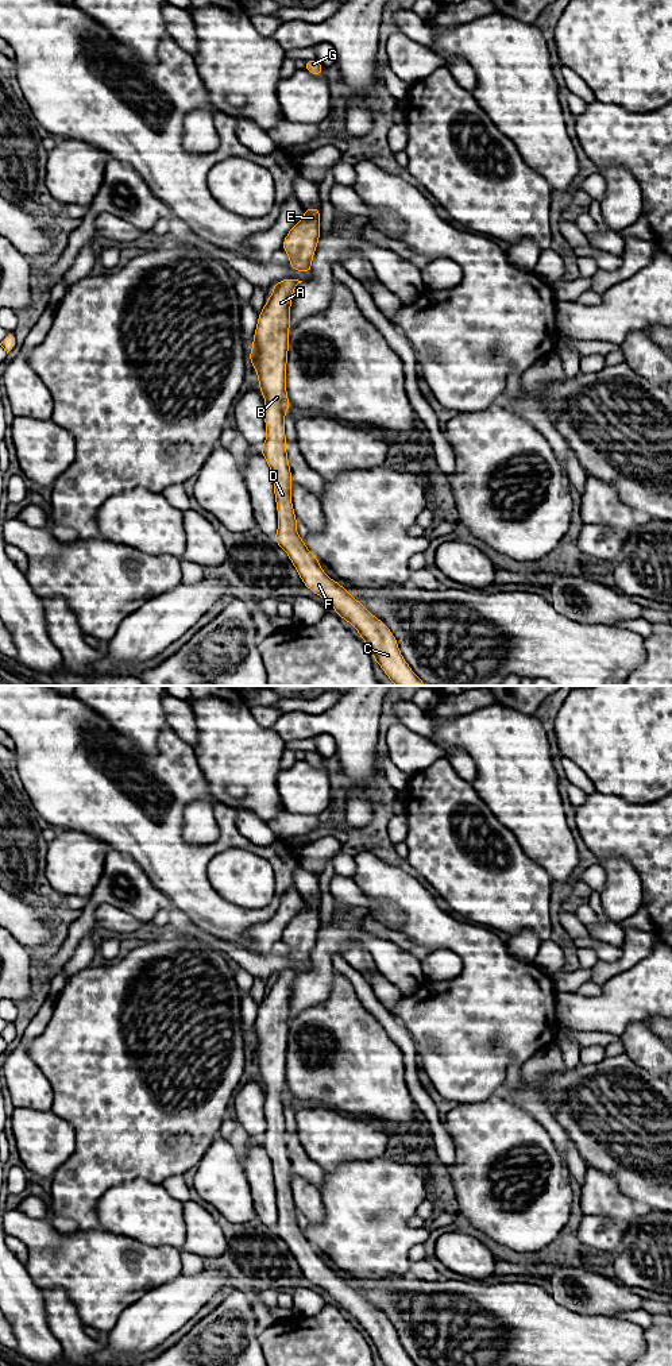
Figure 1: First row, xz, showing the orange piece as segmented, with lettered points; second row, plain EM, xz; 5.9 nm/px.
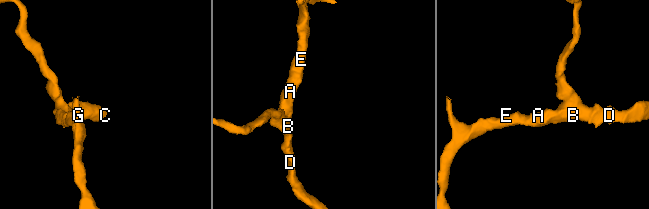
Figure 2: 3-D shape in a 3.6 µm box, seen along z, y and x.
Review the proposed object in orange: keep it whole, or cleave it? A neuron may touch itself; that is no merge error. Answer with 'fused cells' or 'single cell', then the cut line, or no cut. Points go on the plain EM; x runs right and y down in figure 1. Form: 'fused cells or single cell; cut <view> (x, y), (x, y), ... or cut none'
single cell; cut none

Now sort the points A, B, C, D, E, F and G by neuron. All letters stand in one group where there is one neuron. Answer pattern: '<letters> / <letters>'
A B C D E F G

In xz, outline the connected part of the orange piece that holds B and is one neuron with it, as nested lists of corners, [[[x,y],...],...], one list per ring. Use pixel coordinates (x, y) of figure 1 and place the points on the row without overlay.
[[[285,969],[274,975],[273,985],[267,988],[266,996],[258,1006],[248,1046],[266,1095],[267,1128],[259,1142],[273,1164],[278,1201],[278,1222],[273,1231],[285,1240],[304,1277],[327,1290],[333,1297],[333,1303],[359,1323],[374,1353],[386,1366],[416,1366],[401,1346],[397,1330],[386,1315],[324,1263],[318,1250],[297,1224],[298,1212],[291,1195],[293,1169],[286,1142],[285,1105],[290,1100],[286,1083],[290,999],[293,983],[301,973]]]

